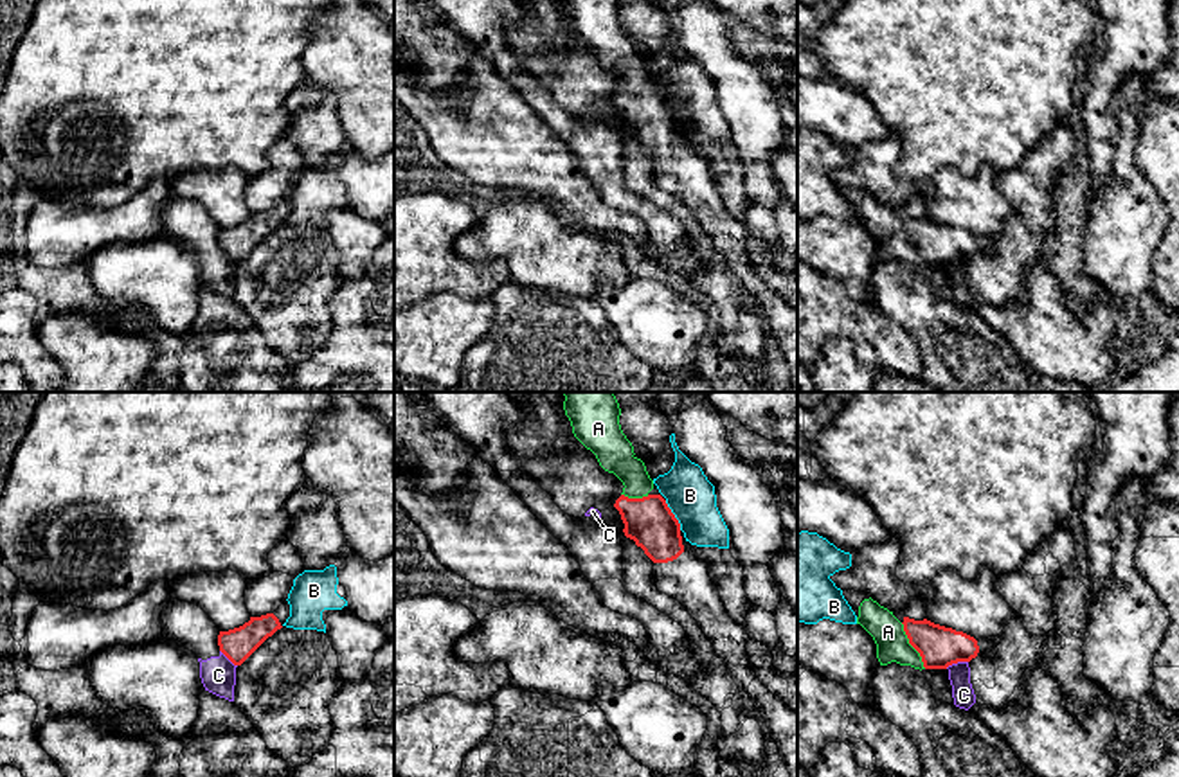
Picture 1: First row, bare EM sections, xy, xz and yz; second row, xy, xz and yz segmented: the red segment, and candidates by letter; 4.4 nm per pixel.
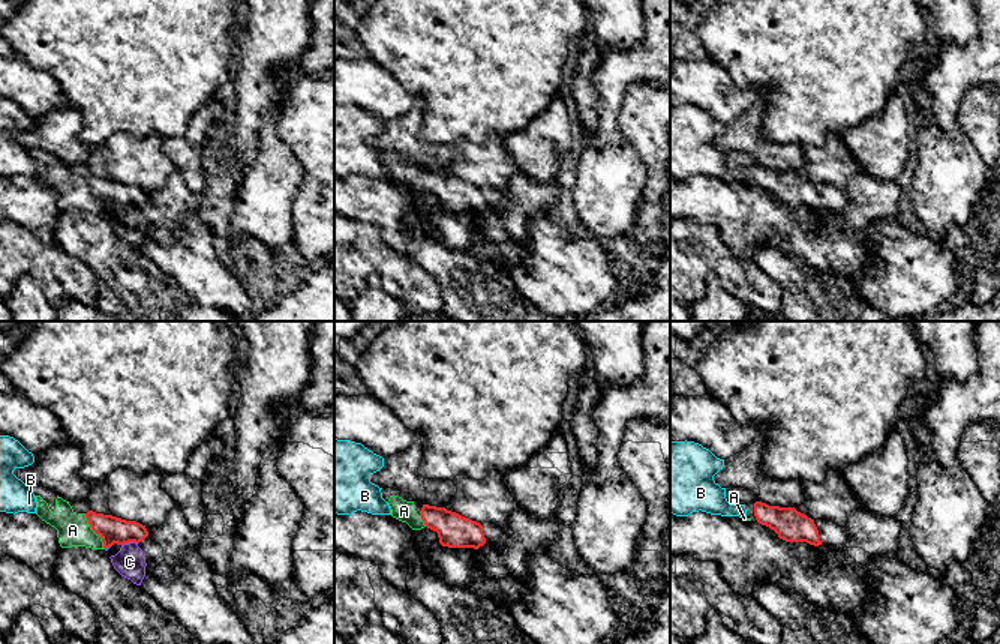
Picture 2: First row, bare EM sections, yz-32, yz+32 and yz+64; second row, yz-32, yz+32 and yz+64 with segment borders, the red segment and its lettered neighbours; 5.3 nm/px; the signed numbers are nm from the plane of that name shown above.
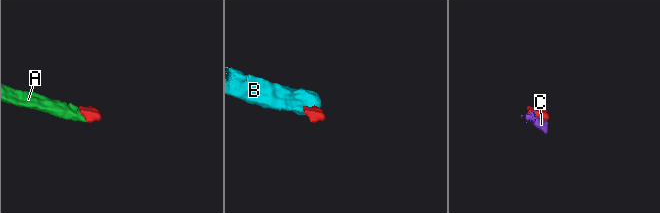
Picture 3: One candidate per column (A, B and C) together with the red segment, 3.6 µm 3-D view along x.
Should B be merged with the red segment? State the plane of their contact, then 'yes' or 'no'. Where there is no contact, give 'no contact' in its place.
contact in xz; no

